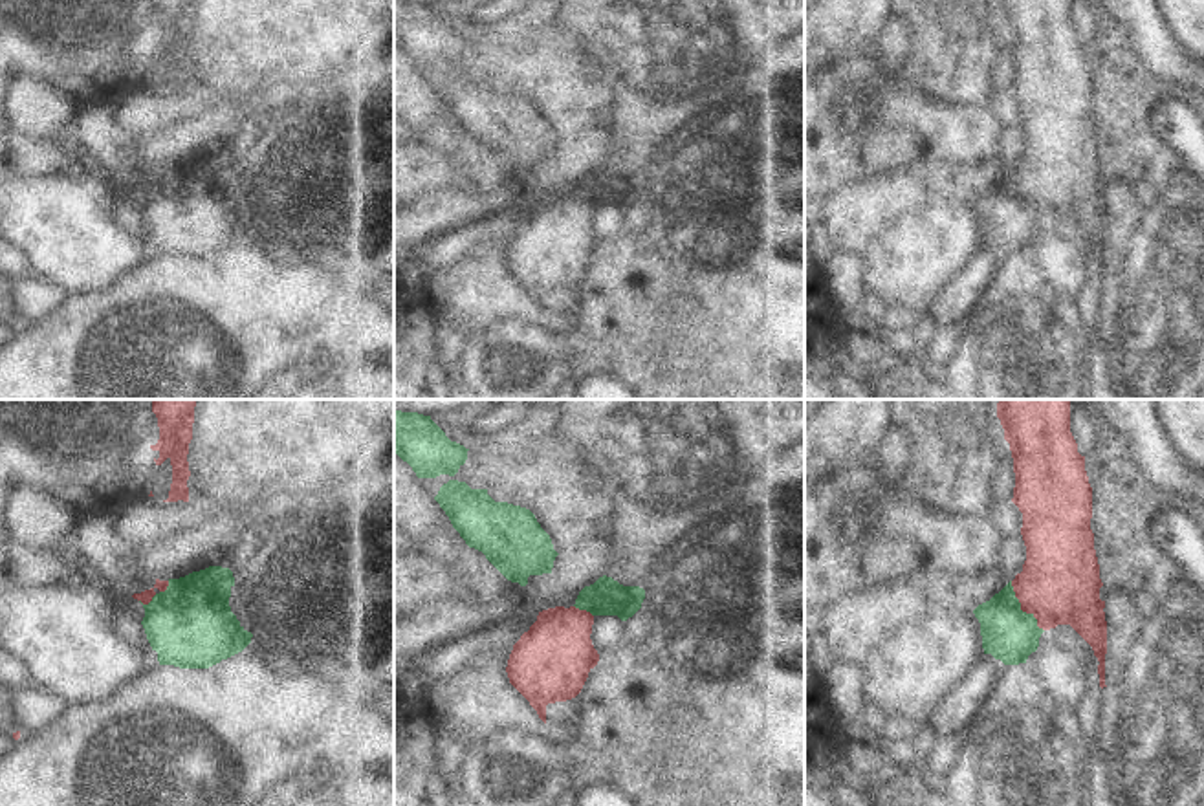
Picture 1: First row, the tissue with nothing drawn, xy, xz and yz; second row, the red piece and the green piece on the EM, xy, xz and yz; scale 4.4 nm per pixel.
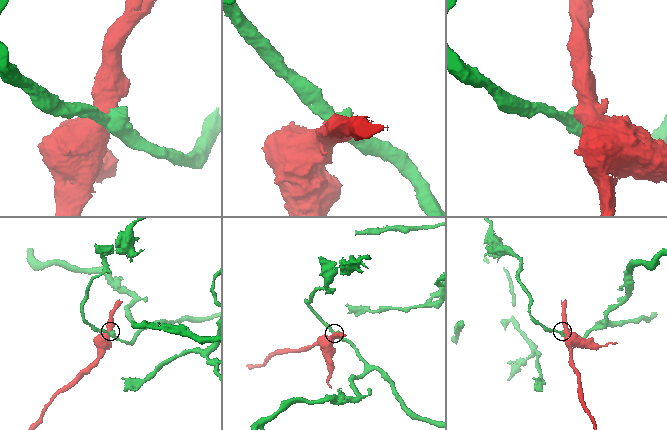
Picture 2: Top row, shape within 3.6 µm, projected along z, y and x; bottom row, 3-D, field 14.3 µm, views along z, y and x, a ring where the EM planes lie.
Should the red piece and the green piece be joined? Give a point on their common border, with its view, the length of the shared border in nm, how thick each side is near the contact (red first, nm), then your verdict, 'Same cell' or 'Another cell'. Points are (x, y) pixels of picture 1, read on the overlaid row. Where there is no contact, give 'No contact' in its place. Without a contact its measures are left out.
Touches red at yz (1021, 609). Shared border 260 nm. Thickness 360 nm (red) against 240 nm. Another cell.

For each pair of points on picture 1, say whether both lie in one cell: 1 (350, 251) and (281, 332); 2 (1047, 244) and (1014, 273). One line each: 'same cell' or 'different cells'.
1: different cells
2: different cells

